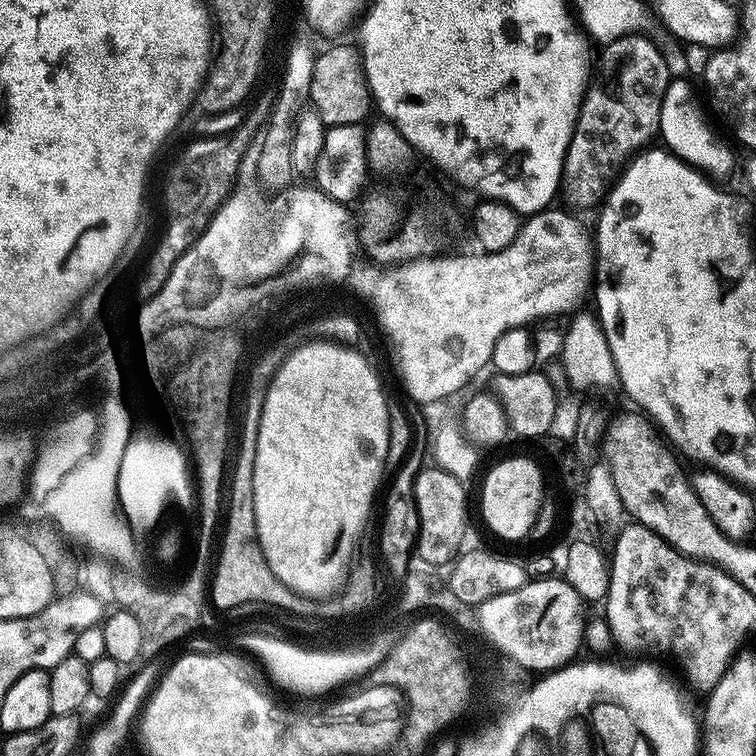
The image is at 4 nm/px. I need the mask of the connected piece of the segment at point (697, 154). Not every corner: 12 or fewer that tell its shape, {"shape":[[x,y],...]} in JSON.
{"shape":[[688,82],[663,95],[659,137],[709,177],[731,172],[734,154],[716,138]]}

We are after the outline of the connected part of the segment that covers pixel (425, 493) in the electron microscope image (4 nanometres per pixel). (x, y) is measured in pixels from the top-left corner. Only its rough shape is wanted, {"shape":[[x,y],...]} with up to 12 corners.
{"shape":[[424,466],[415,490],[428,564],[455,561],[468,524],[465,485]]}

